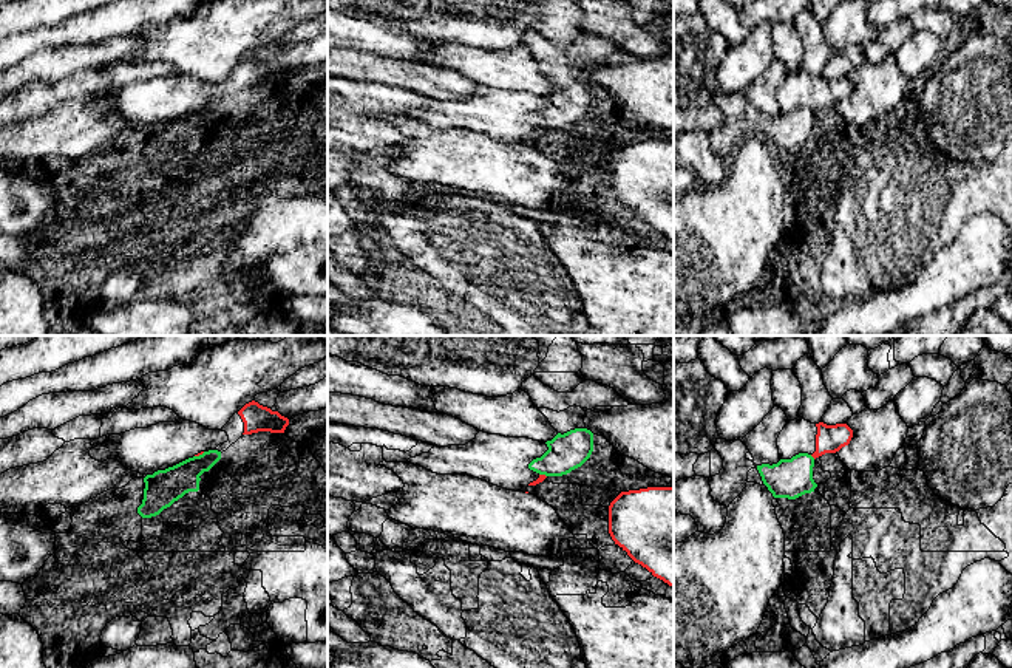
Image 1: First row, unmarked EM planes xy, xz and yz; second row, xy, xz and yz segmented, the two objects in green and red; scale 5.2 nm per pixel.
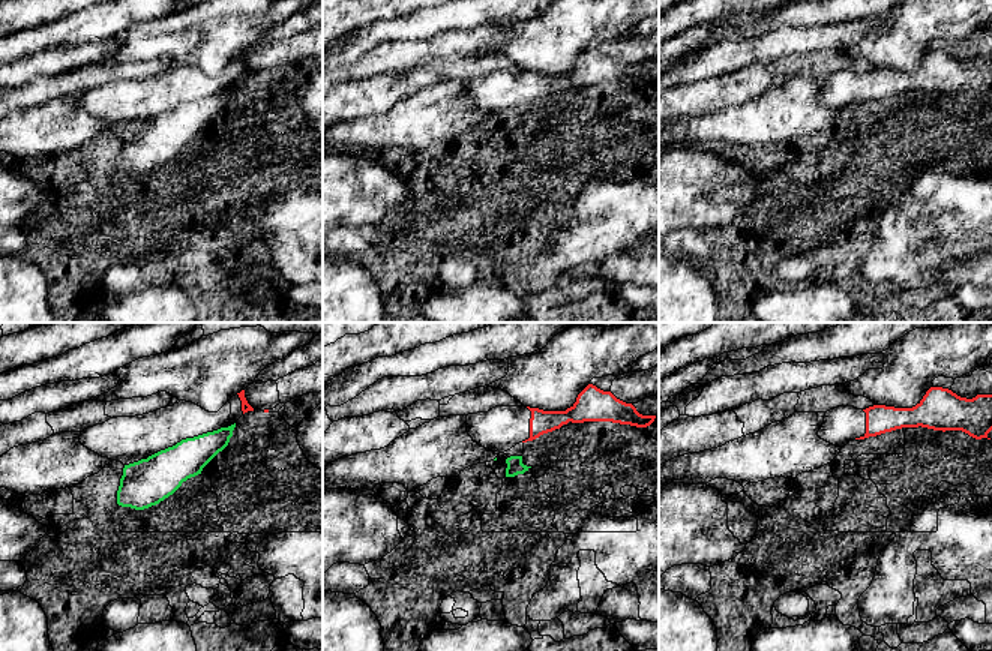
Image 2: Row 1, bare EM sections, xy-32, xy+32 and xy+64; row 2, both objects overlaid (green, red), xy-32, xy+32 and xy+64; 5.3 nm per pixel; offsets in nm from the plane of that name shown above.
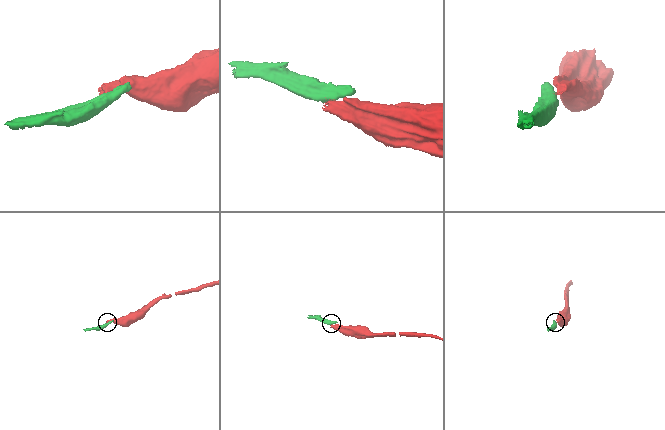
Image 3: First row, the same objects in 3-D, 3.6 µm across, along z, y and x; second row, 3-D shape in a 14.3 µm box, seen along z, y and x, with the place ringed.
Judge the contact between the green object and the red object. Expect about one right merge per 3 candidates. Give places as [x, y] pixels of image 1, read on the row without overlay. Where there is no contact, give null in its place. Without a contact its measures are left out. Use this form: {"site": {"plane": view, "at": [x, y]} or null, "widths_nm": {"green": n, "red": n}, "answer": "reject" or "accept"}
{"site": {"plane": "yz", "at": [811, 110]}, "widths_nm": {"green": 200, "red": 140}, "answer": "reject"}

